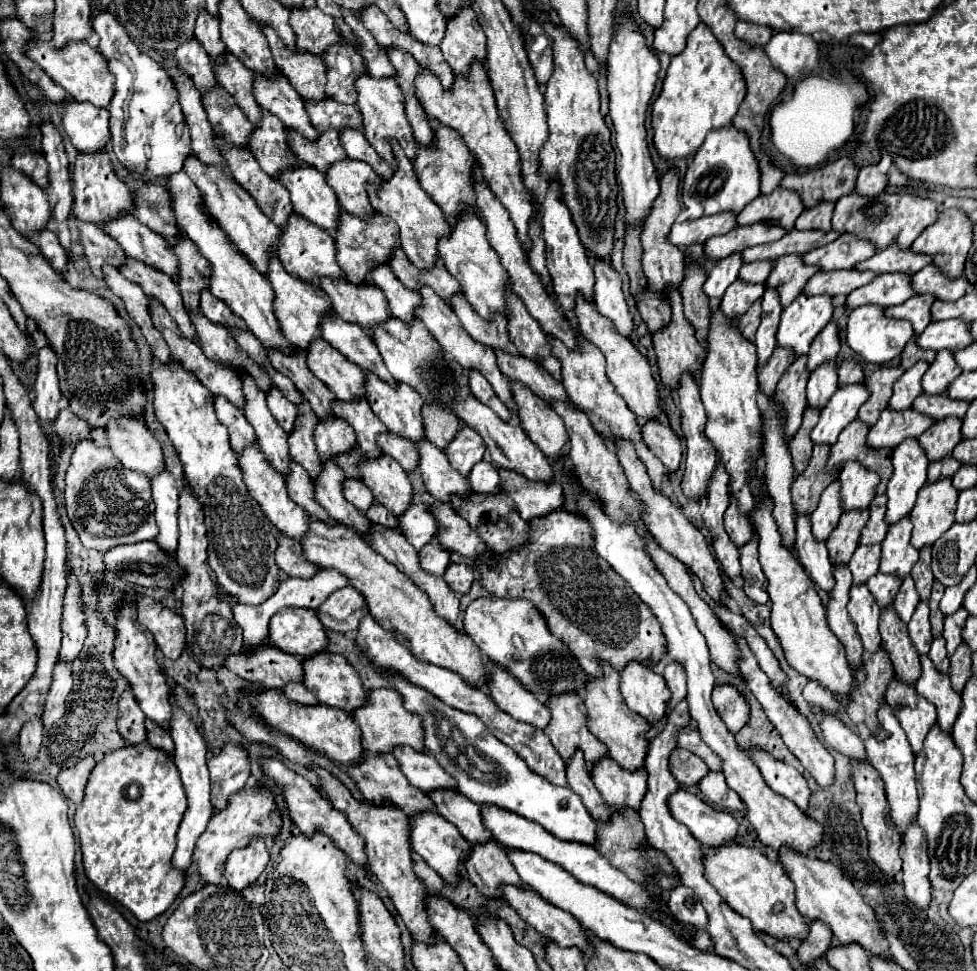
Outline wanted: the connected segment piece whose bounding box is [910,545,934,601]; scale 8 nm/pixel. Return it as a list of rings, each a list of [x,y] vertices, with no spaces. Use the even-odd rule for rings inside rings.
[[[930,545],[920,549],[920,559],[916,561],[916,565],[912,567],[912,579],[916,583],[916,591],[920,593],[922,601],[930,599],[930,587],[932,587],[932,571],[930,571]]]

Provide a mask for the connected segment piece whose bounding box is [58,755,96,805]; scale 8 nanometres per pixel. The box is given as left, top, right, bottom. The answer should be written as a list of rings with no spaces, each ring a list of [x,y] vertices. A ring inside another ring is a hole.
[[[86,755],[84,759],[80,759],[76,765],[72,765],[70,769],[64,769],[60,775],[58,775],[58,785],[62,789],[62,793],[74,801],[76,805],[82,801],[84,797],[84,787],[88,783],[88,777],[92,773],[96,765],[96,759],[94,755]]]

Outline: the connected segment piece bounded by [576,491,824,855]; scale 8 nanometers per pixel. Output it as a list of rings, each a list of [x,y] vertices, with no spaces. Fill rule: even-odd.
[[[576,491],[576,499],[582,511],[582,517],[588,519],[590,527],[594,529],[594,547],[598,551],[598,555],[602,559],[606,559],[632,587],[632,591],[650,607],[650,611],[656,615],[656,619],[660,621],[666,641],[668,641],[668,657],[676,663],[682,663],[686,667],[686,675],[688,675],[688,705],[692,711],[692,719],[698,723],[698,731],[702,735],[702,739],[722,757],[724,765],[722,765],[722,773],[726,777],[726,783],[740,795],[742,803],[748,809],[756,809],[756,811],[748,811],[748,819],[752,823],[752,827],[758,833],[758,839],[762,845],[780,851],[782,847],[790,847],[802,855],[810,853],[814,847],[818,847],[824,839],[824,827],[820,823],[816,823],[814,819],[810,819],[804,811],[800,811],[796,807],[796,803],[792,803],[790,799],[784,799],[782,795],[776,795],[762,779],[760,769],[750,761],[750,757],[736,745],[734,735],[724,727],[724,723],[720,723],[720,717],[716,715],[714,707],[712,707],[712,687],[714,687],[714,675],[710,671],[710,655],[708,655],[708,647],[706,647],[706,639],[704,635],[698,631],[696,621],[692,619],[692,613],[688,611],[688,605],[668,587],[668,583],[664,581],[664,577],[660,575],[660,571],[656,571],[656,565],[652,563],[652,559],[648,559],[646,551],[644,551],[644,541],[636,535],[636,529],[632,525],[620,525],[616,521],[612,521],[604,511],[600,501],[596,501],[592,495],[588,495],[588,491]]]

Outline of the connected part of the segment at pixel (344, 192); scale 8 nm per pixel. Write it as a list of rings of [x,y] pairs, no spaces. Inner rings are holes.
[[[344,159],[344,163],[336,163],[336,167],[328,171],[326,181],[336,191],[340,207],[346,213],[360,219],[368,219],[372,215],[366,185],[380,185],[380,177],[372,167],[368,167],[366,163],[356,163],[354,159]]]

